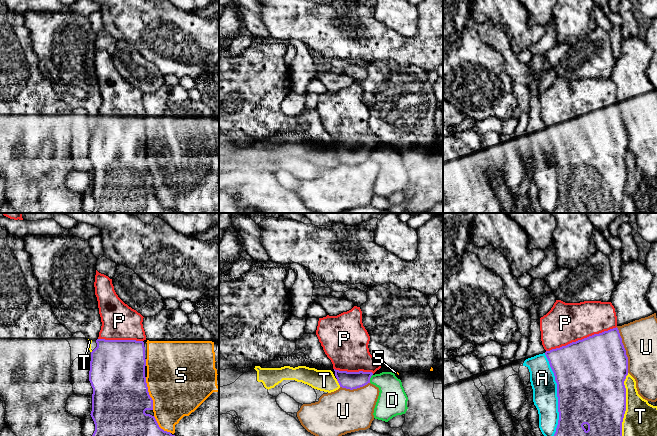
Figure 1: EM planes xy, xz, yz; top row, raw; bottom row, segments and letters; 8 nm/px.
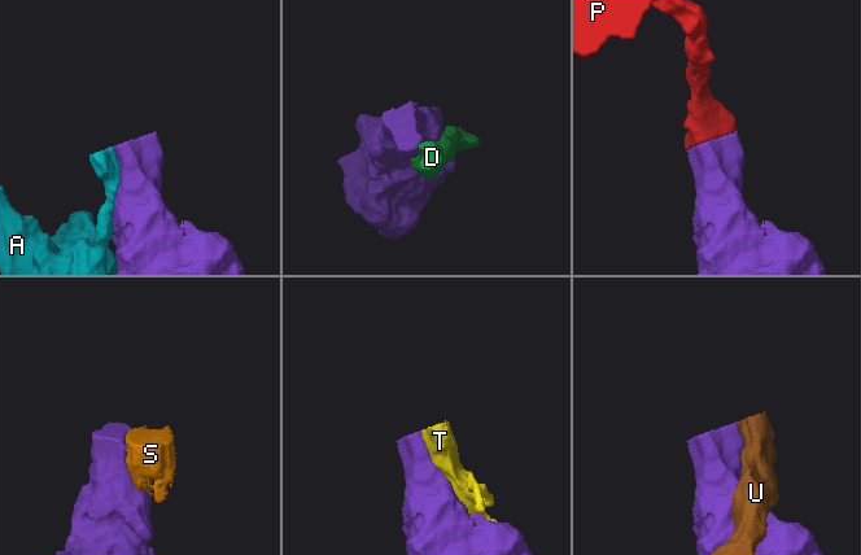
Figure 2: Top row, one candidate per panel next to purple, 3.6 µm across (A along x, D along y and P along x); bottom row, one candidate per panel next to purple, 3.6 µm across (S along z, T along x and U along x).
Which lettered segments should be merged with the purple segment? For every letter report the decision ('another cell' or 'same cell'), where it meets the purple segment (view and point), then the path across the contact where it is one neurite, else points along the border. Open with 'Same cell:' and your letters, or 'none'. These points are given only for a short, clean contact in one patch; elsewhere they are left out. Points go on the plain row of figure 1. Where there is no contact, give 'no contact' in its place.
Same cell: P
A: another cell | yz (557, 171)
D: another cell | xz (370, 153)
P: same cell | yz (582, 115)
S: another cell | xy (148, 169)
T: another cell | yz (625, 181)
U: another cell | yz (625, 126) | along yz (616, 103), (627, 133), (628, 148)

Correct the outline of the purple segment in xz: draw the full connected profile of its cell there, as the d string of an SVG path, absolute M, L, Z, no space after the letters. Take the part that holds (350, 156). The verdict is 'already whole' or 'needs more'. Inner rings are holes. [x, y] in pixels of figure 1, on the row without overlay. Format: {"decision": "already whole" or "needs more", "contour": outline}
{"decision": "needs more", "contour": "M354 82L337 92L327 91L319 94L316 111L333 140L340 163L350 166L363 163L370 159L371 152L381 144L379 138L369 128L370 112L363 102L360 83Z"}

